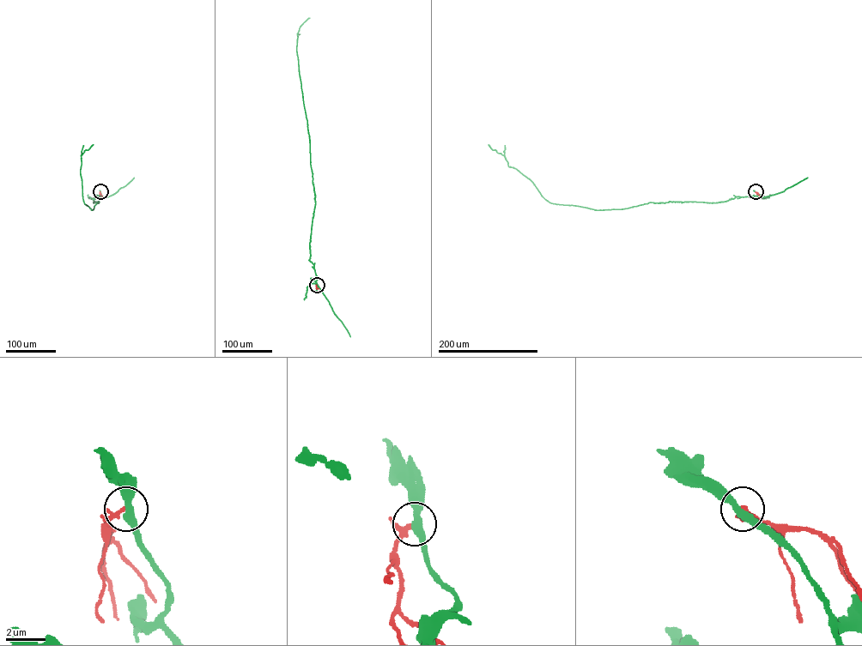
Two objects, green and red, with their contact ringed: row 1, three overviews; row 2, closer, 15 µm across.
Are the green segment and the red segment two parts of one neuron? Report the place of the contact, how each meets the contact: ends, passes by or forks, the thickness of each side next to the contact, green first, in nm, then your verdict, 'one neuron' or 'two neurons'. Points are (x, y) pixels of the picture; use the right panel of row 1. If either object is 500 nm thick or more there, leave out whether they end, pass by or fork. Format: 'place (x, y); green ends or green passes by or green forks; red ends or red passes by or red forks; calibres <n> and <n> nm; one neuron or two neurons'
place (755, 191); green passes by; red passes by; calibres 380 and 190 nm; two neurons

